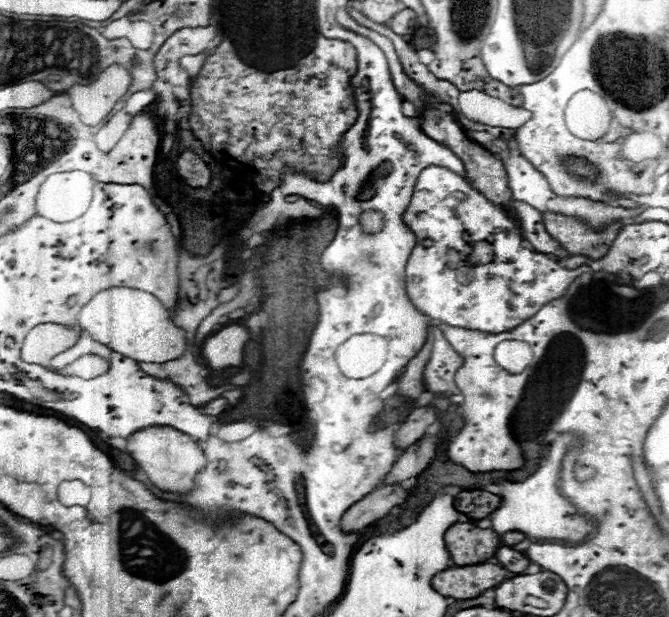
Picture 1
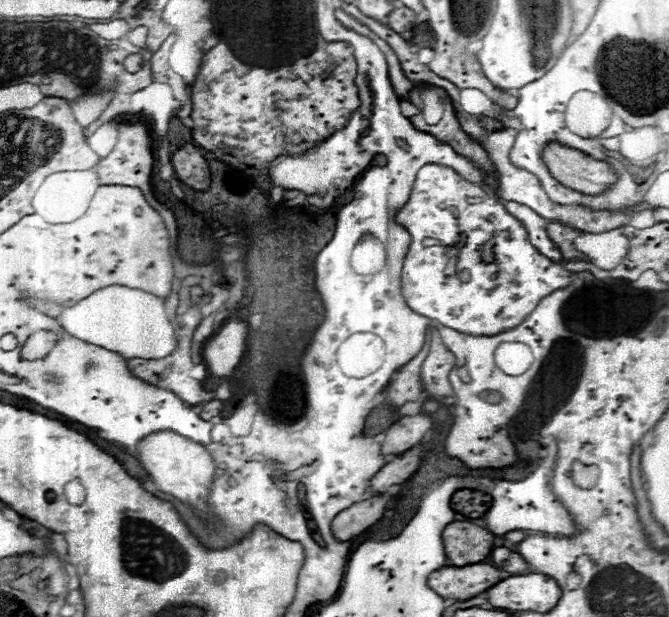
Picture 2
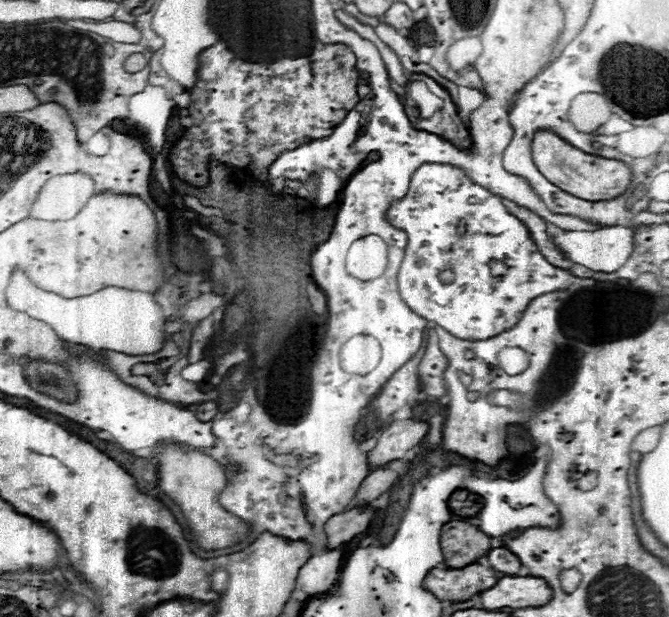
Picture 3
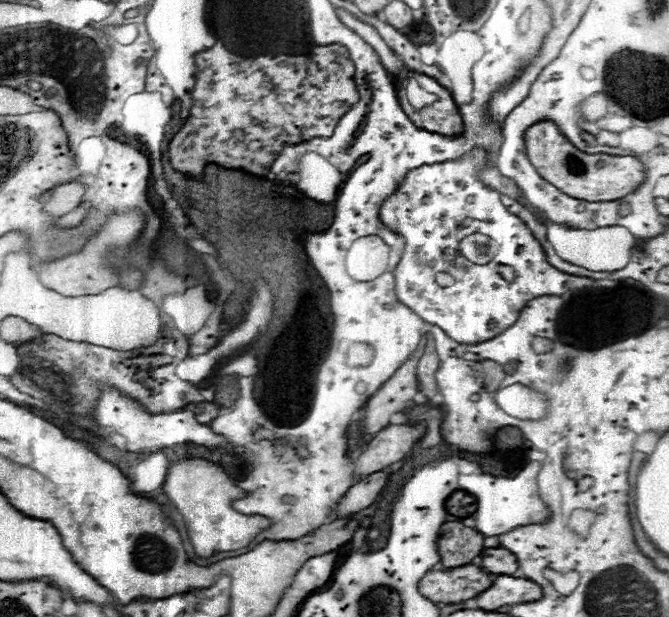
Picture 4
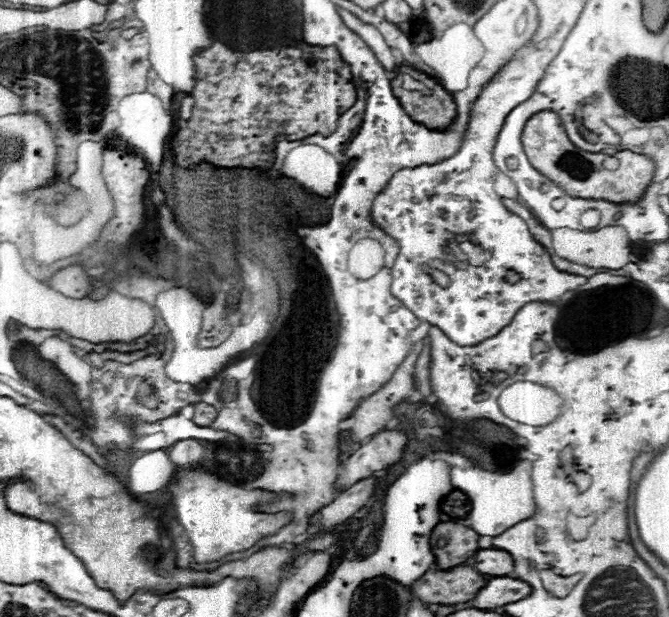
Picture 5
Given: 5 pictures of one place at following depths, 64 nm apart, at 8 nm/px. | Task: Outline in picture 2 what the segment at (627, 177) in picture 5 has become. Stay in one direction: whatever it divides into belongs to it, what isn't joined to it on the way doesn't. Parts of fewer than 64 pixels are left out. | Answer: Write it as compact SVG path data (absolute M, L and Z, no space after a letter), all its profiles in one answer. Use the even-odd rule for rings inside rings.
M558 142L544 146L542 162L562 186L590 196L606 192L618 180L614 168L608 162L596 160Z

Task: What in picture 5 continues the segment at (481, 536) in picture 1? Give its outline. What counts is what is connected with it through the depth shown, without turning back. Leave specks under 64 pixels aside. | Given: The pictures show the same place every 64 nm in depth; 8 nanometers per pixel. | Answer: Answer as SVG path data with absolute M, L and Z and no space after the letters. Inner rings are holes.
M440 522L432 530L430 548L440 570L454 568L478 550L478 534L472 528L460 526L456 522Z

